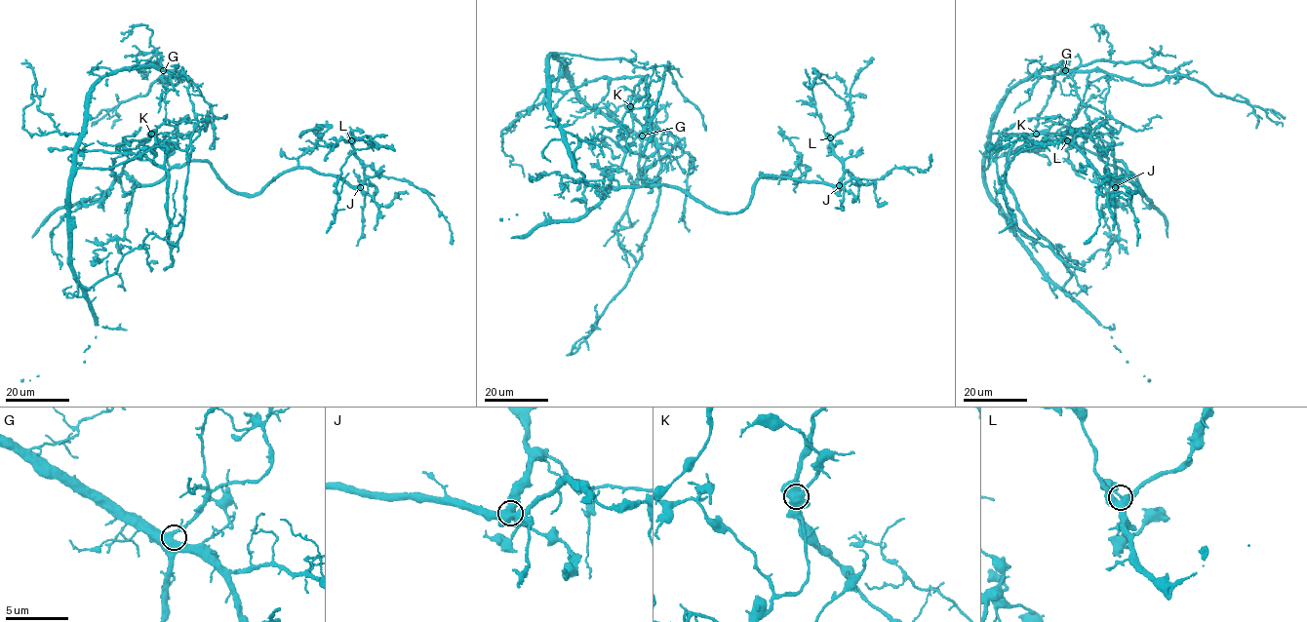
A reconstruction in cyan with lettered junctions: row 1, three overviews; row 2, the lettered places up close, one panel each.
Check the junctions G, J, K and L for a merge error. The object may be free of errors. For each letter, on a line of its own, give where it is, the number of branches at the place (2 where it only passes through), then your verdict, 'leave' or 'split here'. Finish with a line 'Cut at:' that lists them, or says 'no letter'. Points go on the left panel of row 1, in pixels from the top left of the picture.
G: place (163, 70); branches 4; leave
J: place (360, 187); branches 4; leave
K: place (151, 134); branches 4; split here
L: place (351, 140); branches 4; leave
Cut at: K

